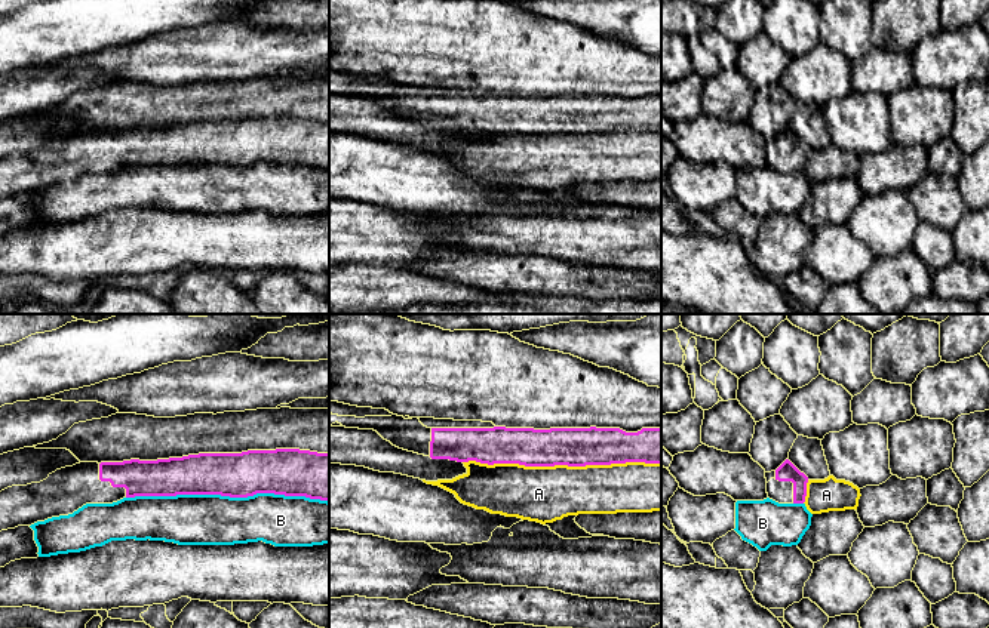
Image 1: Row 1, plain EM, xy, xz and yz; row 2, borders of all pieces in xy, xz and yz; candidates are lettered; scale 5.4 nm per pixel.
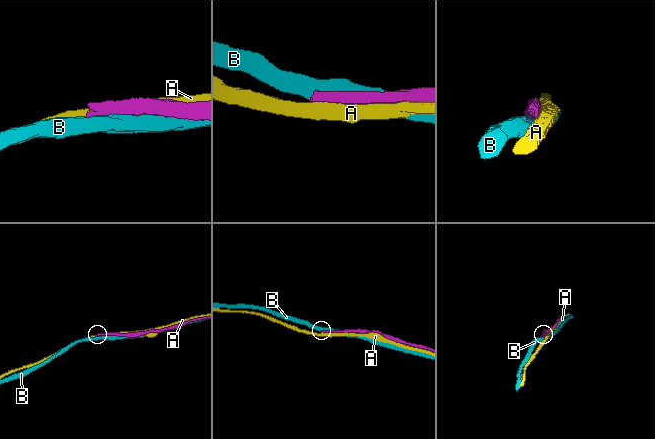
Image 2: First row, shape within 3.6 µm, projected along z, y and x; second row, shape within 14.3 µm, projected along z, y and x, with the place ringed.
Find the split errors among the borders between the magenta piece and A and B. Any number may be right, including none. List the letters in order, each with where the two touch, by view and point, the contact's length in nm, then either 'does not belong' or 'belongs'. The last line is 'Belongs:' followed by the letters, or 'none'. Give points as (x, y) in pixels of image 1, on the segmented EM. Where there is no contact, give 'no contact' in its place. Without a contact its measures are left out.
A: xz (562, 464) | 1050 nm | does not belong
B: xy (227, 495) | 1100 nm | does not belong
Belongs: none

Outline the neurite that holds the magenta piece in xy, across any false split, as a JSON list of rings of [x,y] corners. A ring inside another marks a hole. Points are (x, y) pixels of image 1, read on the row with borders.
[[[300,449],[199,453],[157,461],[80,462],[49,474],[40,483],[0,492],[0,532],[68,515],[86,504],[113,504],[135,496],[221,495],[248,498],[257,493],[305,496],[329,502],[329,453]]]

